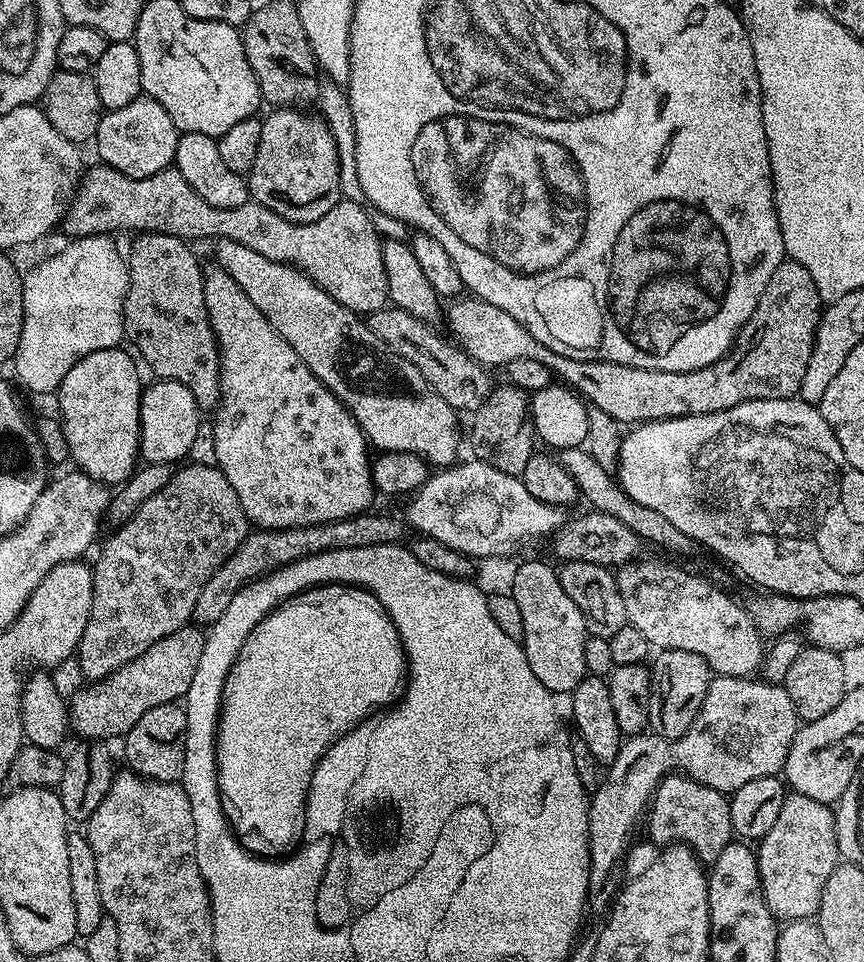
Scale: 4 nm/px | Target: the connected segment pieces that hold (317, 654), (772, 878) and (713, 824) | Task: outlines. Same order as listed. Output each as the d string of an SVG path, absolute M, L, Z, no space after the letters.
M322 584L319 588L310 588L306 592L299 593L298 598L275 608L265 620L254 626L252 636L246 638L234 666L230 666L230 670L226 674L224 693L220 703L220 725L216 731L216 777L220 787L222 810L228 819L228 827L232 829L244 849L261 858L280 858L301 839L306 819L308 787L312 781L316 763L328 753L328 749L340 737L352 731L363 720L369 719L375 713L372 712L375 708L381 707L380 709L383 709L385 706L391 705L401 695L405 684L404 644L400 641L400 635L394 622L388 617L376 595L366 588L350 584Z
M789 791L774 826L759 841L756 852L764 901L777 921L807 920L817 915L827 879L834 870L835 845L835 811L806 798L806 794Z
M669 774L661 779L652 793L646 812L648 832L659 846L687 844L701 861L714 862L727 844L734 840L728 801L725 793L700 784L690 776Z

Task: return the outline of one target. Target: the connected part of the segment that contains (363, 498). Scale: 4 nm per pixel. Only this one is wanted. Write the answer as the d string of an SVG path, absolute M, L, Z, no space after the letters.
M220 267L204 273L206 308L220 350L220 403L212 424L215 467L234 486L249 525L260 530L301 528L358 516L373 507L368 437L330 389L294 354L250 298Z

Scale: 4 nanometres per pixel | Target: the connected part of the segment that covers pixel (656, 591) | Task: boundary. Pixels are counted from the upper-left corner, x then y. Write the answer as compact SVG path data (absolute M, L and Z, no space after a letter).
M637 558L625 564L615 573L622 602L626 602L628 623L634 625L642 634L646 634L653 649L690 650L698 654L708 664L716 676L751 677L752 672L761 667L766 659L766 640L754 626L752 617L743 603L731 600L720 588L715 588L708 580L679 568L676 564L667 564L664 560L643 560Z

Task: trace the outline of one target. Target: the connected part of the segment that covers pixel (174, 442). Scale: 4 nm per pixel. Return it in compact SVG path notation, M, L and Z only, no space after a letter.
M157 379L152 383L156 384L147 385L140 393L140 456L149 464L175 465L196 444L202 410L182 382Z

